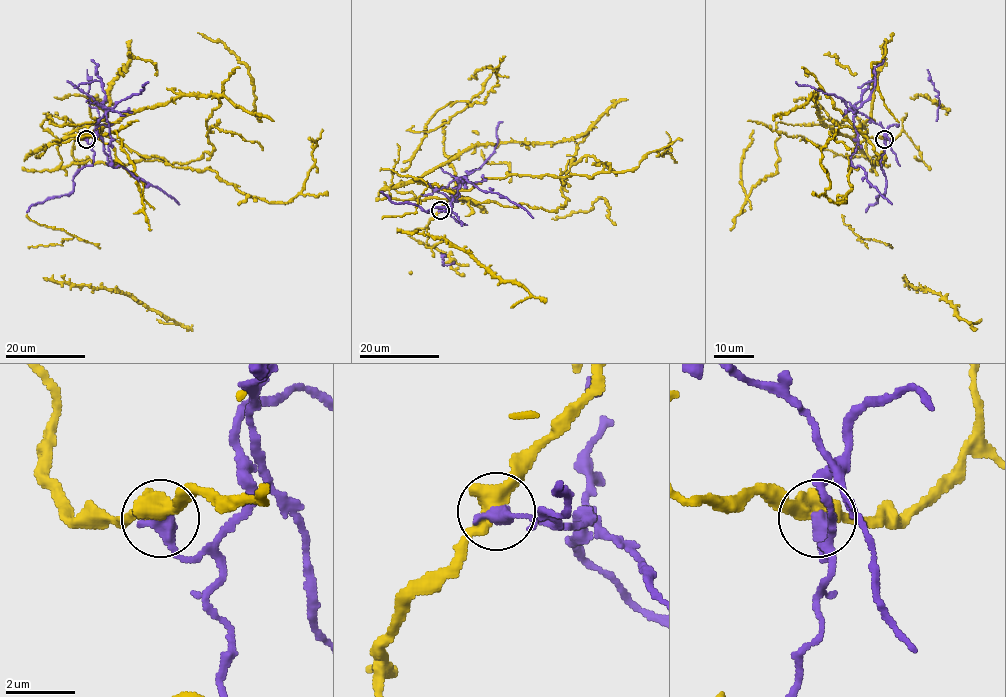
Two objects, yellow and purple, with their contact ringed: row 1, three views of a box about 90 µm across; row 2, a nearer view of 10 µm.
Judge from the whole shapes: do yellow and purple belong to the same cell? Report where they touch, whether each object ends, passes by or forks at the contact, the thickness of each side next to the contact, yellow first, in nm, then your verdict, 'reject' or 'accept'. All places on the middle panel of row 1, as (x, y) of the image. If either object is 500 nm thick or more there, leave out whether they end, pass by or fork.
place (440, 210); yellow passes by; purple ends; calibres 480 and 480 nm; reject

